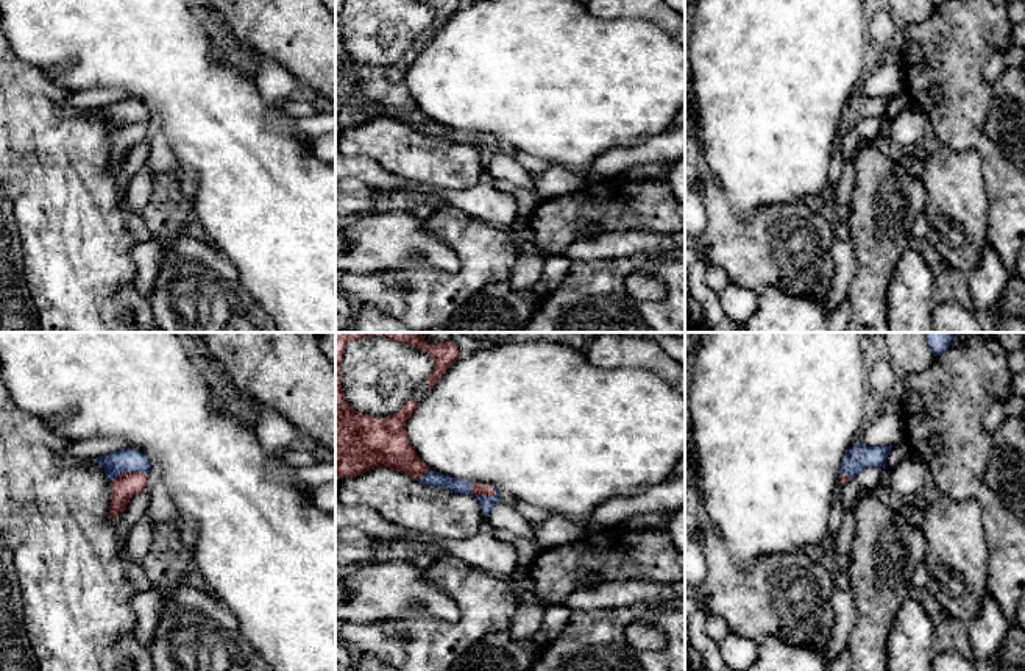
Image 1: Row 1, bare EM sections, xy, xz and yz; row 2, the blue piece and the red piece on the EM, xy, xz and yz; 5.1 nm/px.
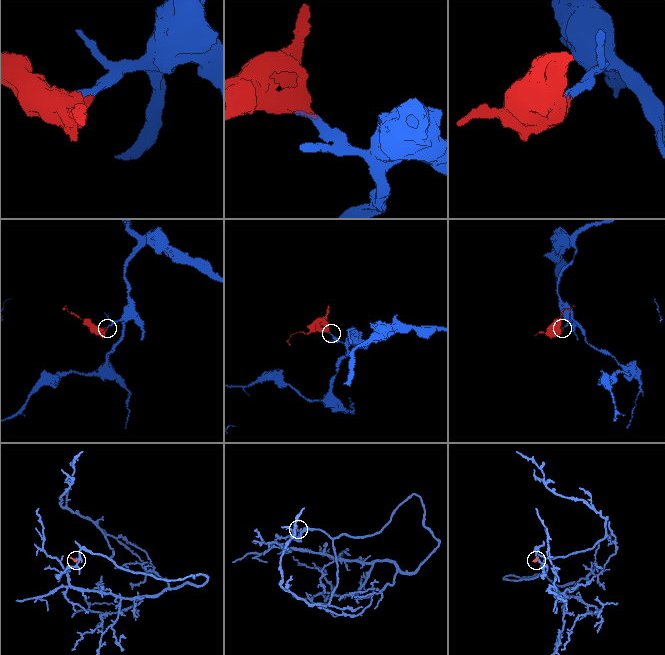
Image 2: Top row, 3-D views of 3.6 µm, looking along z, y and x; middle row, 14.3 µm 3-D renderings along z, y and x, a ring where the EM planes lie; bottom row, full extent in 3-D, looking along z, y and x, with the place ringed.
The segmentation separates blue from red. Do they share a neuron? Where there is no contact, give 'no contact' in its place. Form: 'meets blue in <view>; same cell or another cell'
meets blue in xz; same cell

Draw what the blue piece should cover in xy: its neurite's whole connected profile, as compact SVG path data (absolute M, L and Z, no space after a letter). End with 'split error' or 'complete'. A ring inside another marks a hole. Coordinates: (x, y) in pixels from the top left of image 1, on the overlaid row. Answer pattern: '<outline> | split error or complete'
M122 449L95 459L105 467L106 478L111 481L112 498L109 517L119 517L145 485L150 476L151 462L145 454L134 449Z | split error

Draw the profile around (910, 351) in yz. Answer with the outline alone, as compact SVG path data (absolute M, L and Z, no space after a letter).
M881 332L880 350L908 375L928 370L935 359L924 332Z

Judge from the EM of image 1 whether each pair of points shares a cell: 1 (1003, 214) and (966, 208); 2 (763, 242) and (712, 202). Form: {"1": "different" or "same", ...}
{"1": "different", "2": "same"}

